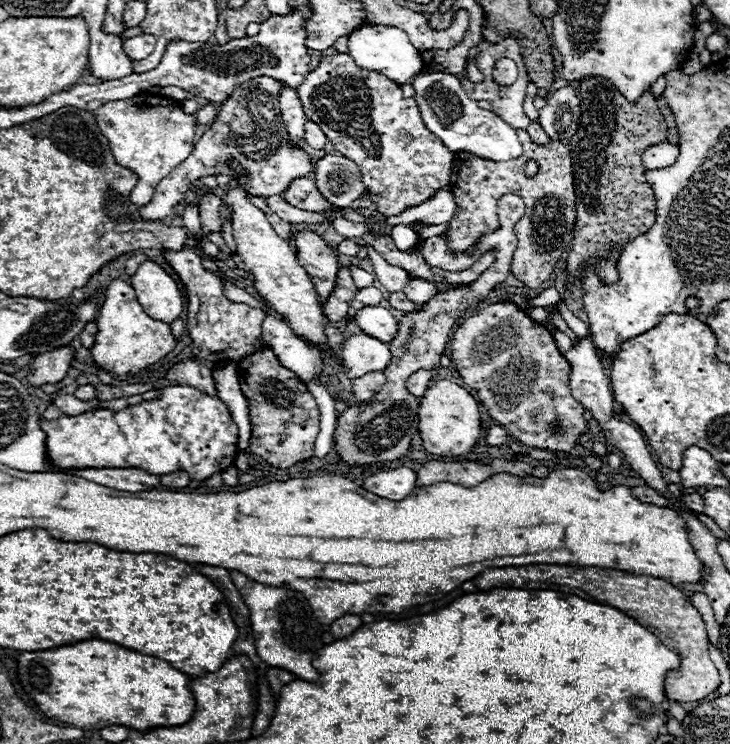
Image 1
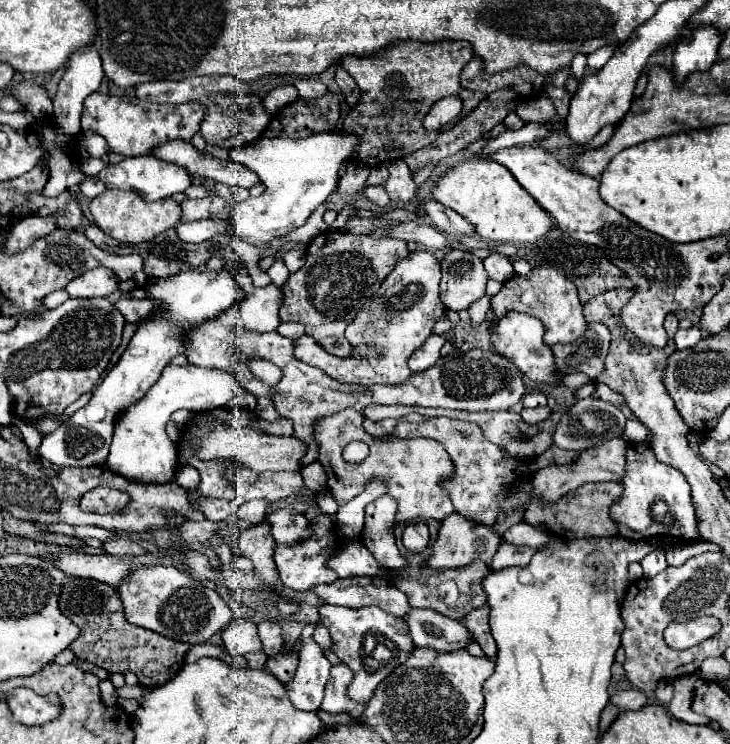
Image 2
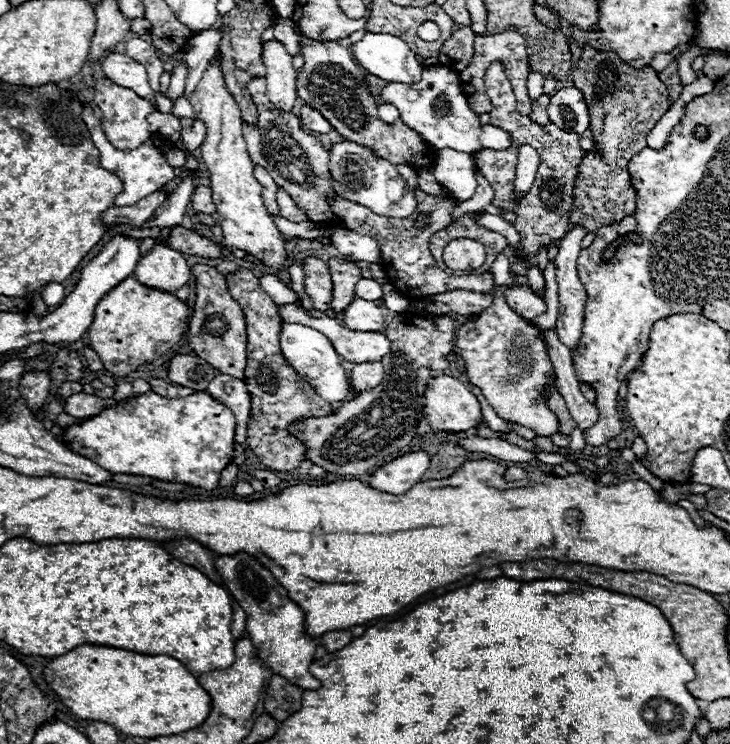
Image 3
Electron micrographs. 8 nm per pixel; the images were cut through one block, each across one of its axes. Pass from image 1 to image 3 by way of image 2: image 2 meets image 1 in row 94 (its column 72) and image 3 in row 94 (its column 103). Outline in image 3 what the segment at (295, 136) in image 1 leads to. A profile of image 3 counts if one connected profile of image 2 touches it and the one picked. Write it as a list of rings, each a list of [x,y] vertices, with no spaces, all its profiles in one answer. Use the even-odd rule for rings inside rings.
[[[270,40],[262,48],[262,62],[266,66],[270,102],[284,112],[292,112],[298,98],[296,94],[298,72],[292,66],[292,56],[278,40]]]

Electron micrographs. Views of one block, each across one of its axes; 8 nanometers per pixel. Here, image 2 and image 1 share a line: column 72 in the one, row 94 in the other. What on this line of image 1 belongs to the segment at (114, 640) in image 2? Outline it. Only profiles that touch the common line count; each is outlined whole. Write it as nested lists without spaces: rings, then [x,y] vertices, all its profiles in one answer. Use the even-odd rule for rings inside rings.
[[[588,76],[578,84],[578,94],[582,100],[582,116],[578,134],[570,138],[570,150],[572,150],[572,162],[574,162],[574,188],[576,188],[576,230],[574,230],[574,244],[572,252],[568,254],[568,276],[570,282],[582,278],[582,272],[578,266],[590,266],[598,256],[608,256],[608,252],[602,252],[606,246],[624,246],[626,242],[632,242],[636,236],[648,232],[656,220],[656,204],[654,194],[644,178],[644,166],[642,166],[642,152],[652,146],[666,140],[666,122],[664,116],[656,104],[656,98],[646,90],[636,104],[628,102],[616,86],[606,78]]]

